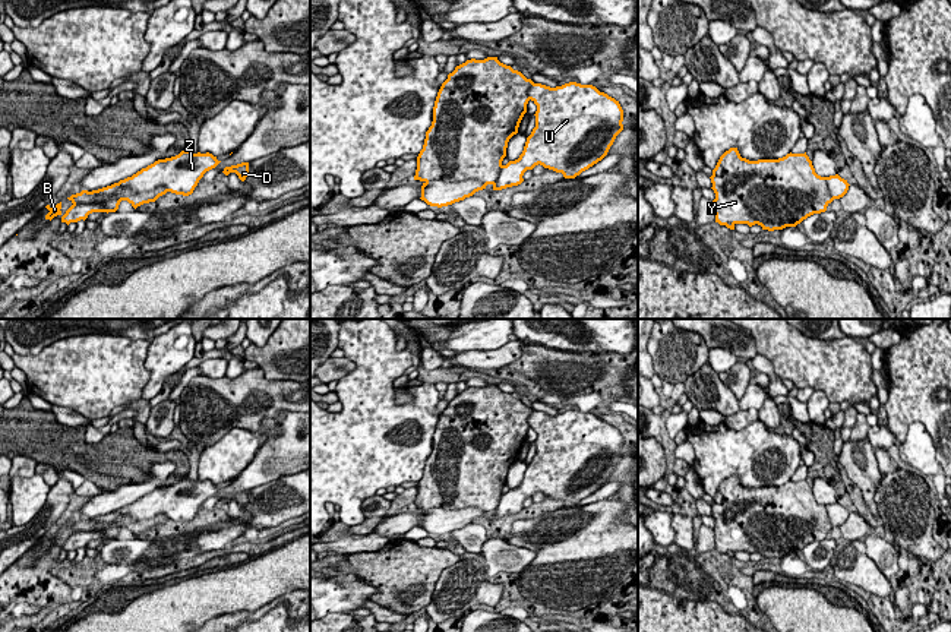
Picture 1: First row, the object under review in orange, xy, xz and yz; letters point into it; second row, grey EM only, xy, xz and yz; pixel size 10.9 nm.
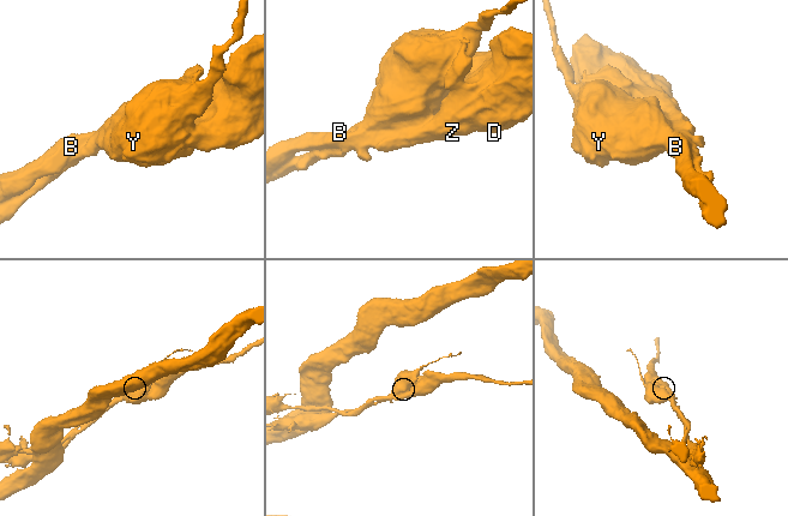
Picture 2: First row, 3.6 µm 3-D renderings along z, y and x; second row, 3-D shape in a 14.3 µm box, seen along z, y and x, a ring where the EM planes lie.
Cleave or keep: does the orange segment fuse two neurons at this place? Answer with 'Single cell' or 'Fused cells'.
Single cell

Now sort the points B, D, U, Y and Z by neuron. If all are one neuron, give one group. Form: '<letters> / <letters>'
B D U Y Z

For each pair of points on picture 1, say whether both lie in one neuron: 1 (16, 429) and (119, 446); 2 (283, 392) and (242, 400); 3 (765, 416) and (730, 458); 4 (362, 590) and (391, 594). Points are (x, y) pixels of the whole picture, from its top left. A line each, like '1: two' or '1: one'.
1: one
2: one
3: two
4: two

